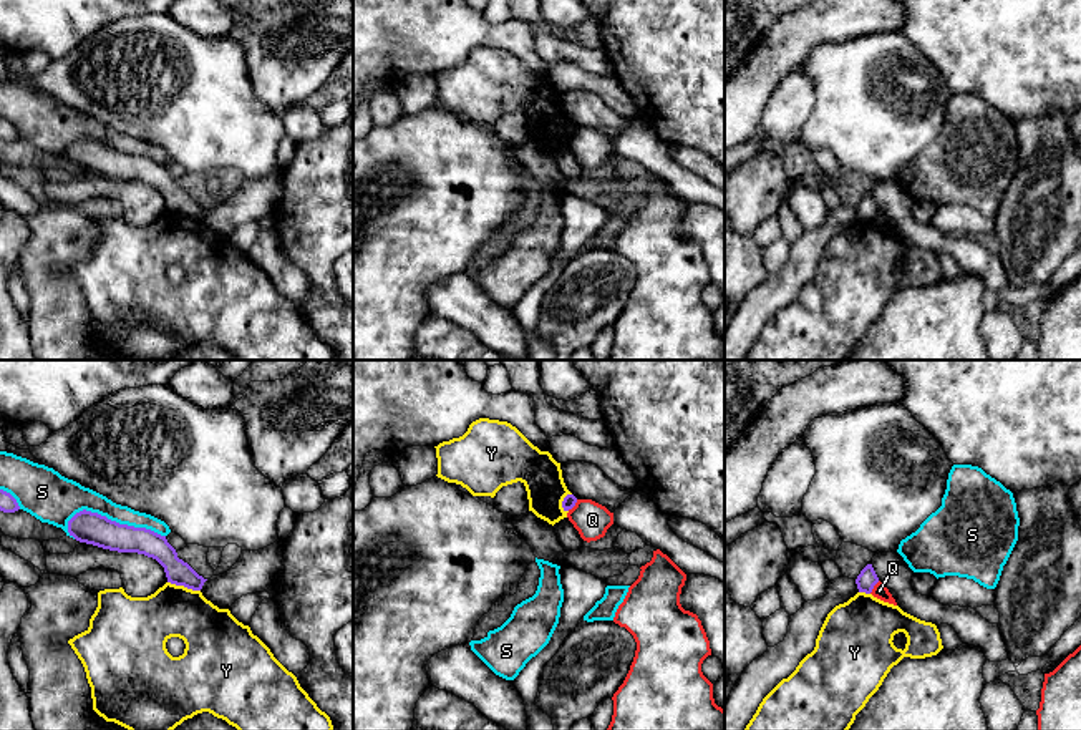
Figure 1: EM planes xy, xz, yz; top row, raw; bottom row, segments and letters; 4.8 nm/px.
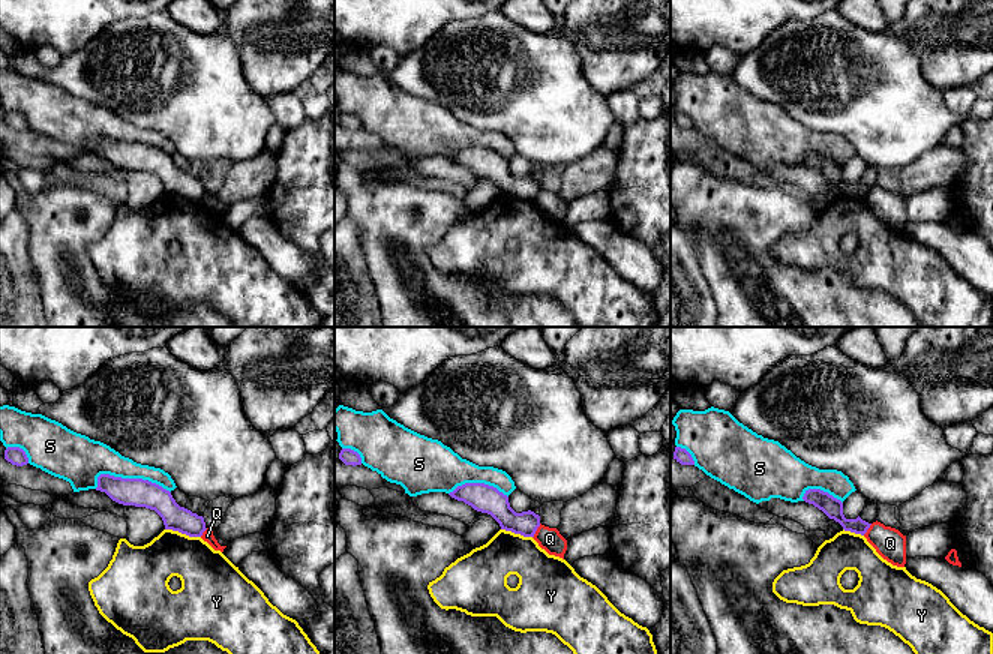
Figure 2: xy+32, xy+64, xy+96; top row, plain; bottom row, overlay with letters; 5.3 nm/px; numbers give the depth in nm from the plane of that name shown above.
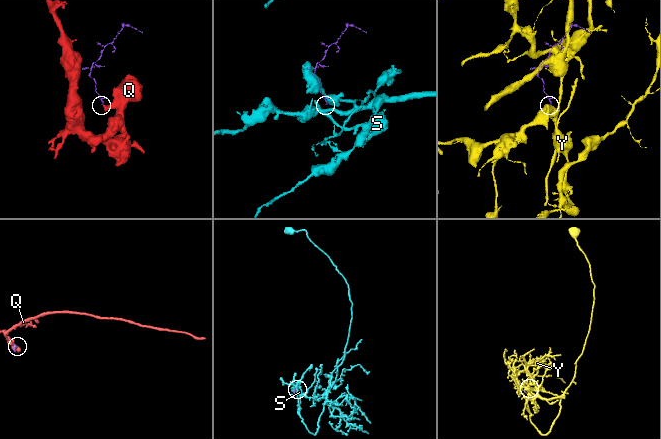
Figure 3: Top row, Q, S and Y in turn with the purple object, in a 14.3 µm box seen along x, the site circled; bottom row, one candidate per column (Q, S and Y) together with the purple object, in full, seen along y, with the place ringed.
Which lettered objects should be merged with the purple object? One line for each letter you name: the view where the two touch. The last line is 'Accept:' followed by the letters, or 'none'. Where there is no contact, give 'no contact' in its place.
Accept: none

